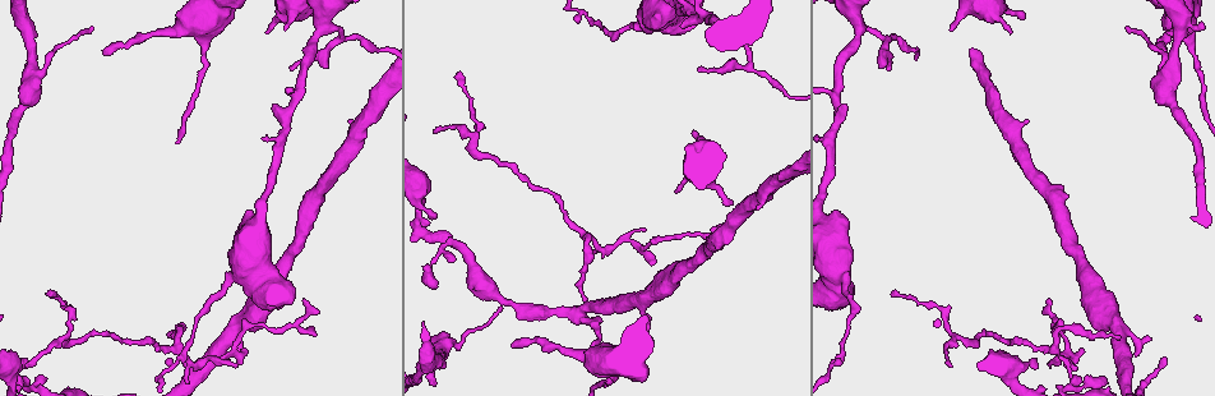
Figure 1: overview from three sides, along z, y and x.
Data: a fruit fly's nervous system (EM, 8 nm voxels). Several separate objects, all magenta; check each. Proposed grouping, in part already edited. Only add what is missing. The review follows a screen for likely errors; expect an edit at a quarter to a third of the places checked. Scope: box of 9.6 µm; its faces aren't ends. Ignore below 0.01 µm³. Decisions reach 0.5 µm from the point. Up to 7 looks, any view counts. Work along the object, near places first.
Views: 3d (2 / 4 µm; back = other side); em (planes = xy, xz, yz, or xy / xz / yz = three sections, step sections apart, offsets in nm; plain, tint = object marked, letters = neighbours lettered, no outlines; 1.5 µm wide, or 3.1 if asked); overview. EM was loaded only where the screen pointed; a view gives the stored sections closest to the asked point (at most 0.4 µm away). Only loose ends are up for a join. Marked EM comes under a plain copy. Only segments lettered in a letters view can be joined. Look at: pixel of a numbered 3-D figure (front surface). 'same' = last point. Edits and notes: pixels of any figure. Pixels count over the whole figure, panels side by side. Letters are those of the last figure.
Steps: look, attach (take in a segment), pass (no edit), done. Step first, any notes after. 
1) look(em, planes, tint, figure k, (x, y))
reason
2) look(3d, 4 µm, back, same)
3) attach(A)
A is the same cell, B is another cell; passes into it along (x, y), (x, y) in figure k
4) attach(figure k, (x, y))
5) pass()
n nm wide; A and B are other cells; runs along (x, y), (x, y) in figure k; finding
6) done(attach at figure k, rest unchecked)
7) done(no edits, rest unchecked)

look(em, planes, letters, figure 1, (674, 191))
branch stops here

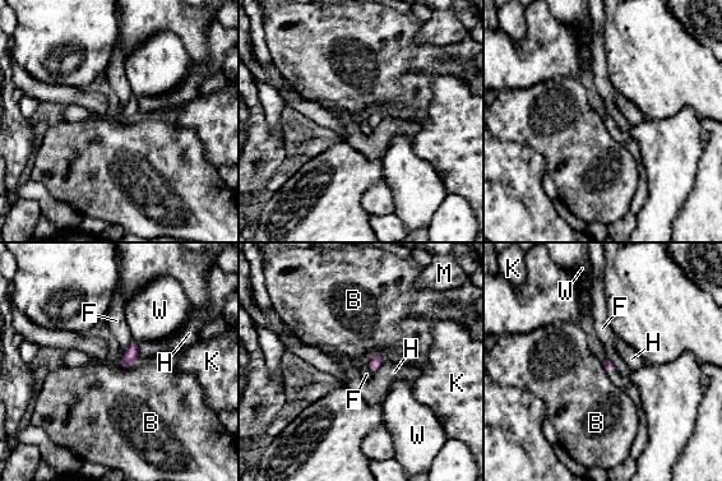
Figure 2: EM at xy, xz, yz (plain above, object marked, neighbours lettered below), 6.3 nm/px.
pass()
B, F, H, K, M and W are other cells; border along (117, 362), (123, 368), (130, 368) in figure 2; none of them fits

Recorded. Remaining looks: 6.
look(3d, 2 µm, figure 1, (103, 49))
thin end

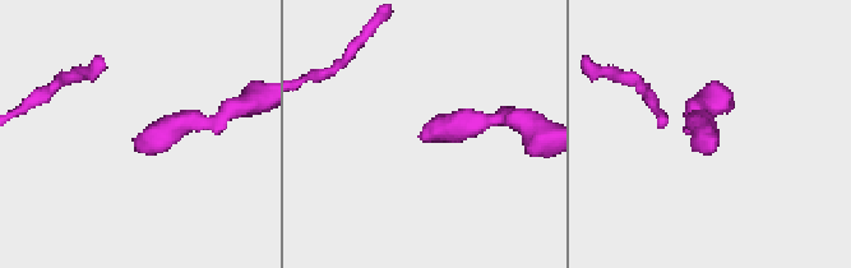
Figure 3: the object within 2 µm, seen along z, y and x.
look(em, yz, step 4, letters, figure 3, (420, 139))

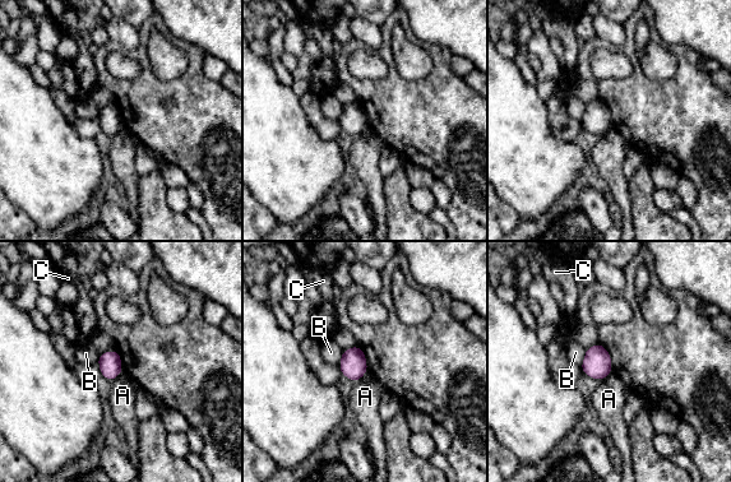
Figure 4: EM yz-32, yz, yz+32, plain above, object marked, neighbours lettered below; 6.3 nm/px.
look(em, planes, letters, same)

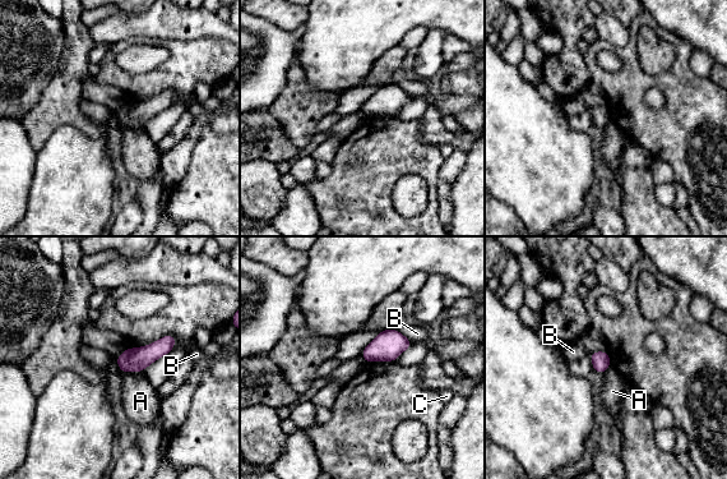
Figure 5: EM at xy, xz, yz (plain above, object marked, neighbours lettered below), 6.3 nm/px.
pass()
A, B and C are other cells; border along (143, 371), (124, 371), (121, 373) in figure 5; none of them fits

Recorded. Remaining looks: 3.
look(em, planes, letters, figure 1, (643, 231))
thin end

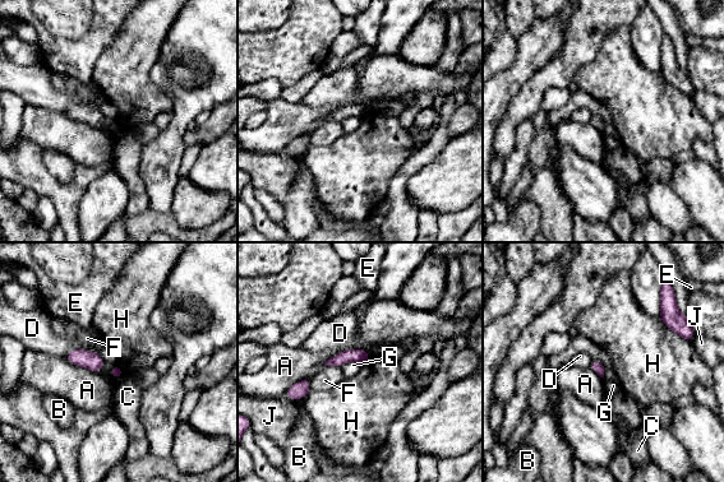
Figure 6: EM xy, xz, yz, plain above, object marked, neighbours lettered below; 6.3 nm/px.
pass()
A, B, C, D, E, F, G, H and J are other cells; no lettered segment goes on from it

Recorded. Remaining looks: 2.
done(no edits, rest unchecked)

